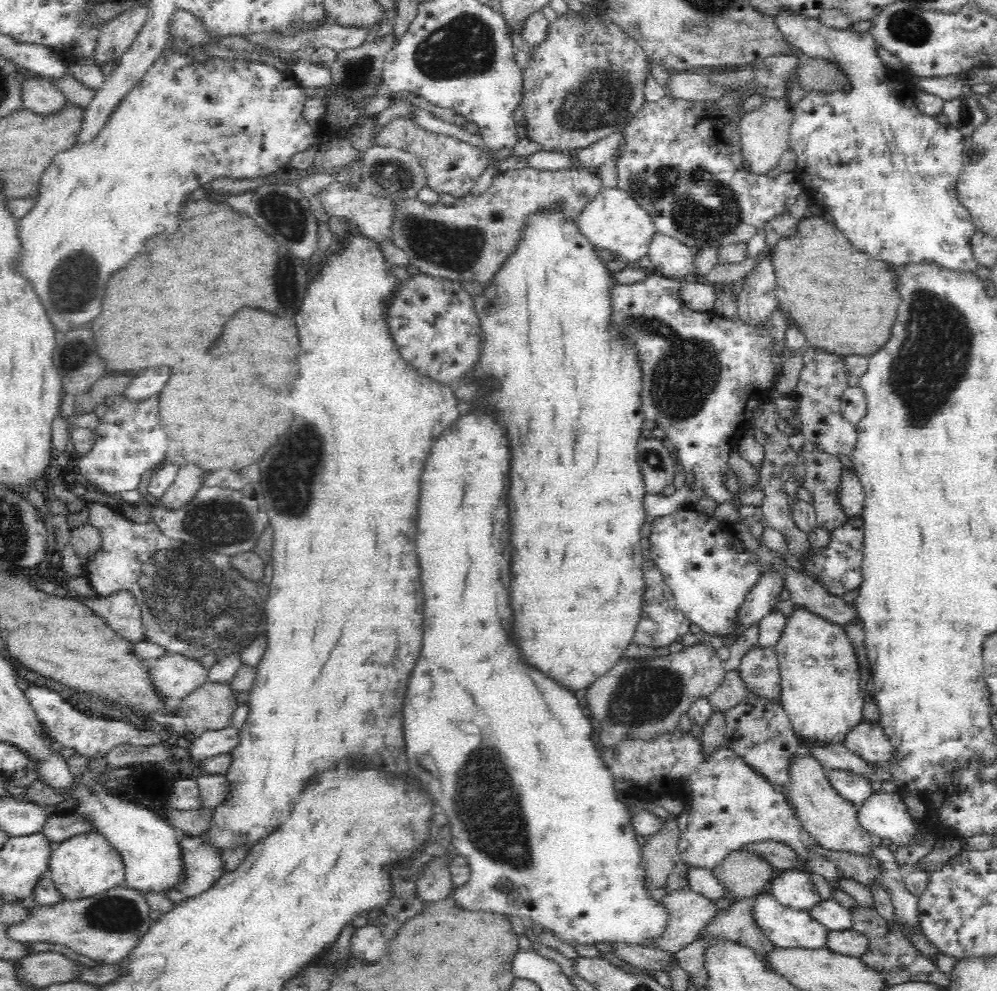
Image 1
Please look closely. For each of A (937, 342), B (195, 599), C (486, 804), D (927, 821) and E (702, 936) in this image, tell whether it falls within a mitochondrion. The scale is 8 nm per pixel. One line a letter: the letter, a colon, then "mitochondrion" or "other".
A: mitochondrion
B: mitochondrion
C: mitochondrion
D: other
E: other

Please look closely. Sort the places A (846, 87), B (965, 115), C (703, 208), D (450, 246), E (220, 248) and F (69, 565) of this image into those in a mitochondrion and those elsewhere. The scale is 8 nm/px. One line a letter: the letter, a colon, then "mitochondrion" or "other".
A: other
B: mitochondrion
C: mitochondrion
D: mitochondrion
E: other
F: other

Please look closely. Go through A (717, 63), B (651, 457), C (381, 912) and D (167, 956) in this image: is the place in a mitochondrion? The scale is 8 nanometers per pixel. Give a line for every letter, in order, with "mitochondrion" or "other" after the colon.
A: other
B: mitochondrion
C: other
D: other

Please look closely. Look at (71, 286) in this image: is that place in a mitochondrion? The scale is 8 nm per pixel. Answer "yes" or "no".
yes

